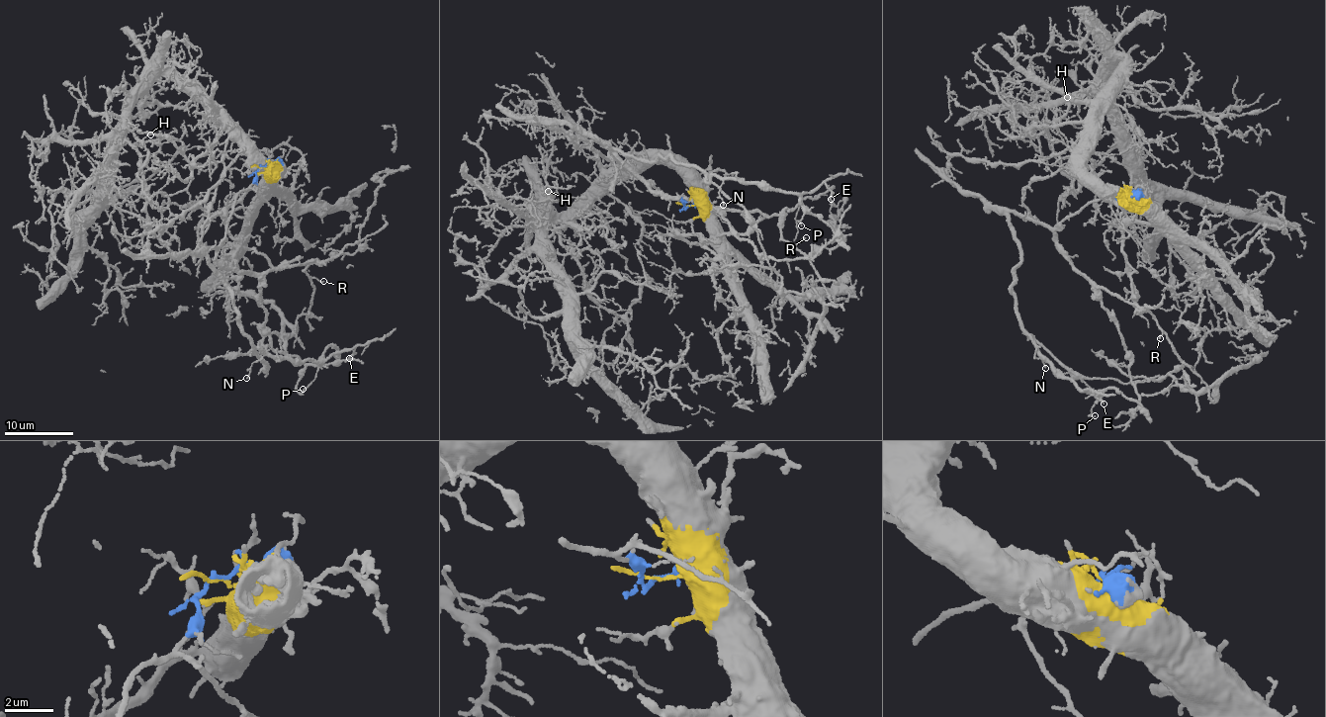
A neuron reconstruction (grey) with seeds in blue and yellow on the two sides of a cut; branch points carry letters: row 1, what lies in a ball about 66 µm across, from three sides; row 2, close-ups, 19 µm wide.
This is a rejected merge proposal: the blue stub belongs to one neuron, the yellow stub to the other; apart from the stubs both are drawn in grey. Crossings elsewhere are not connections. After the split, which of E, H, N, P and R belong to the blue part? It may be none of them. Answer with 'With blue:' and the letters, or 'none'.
With blue: E, N, P, R

